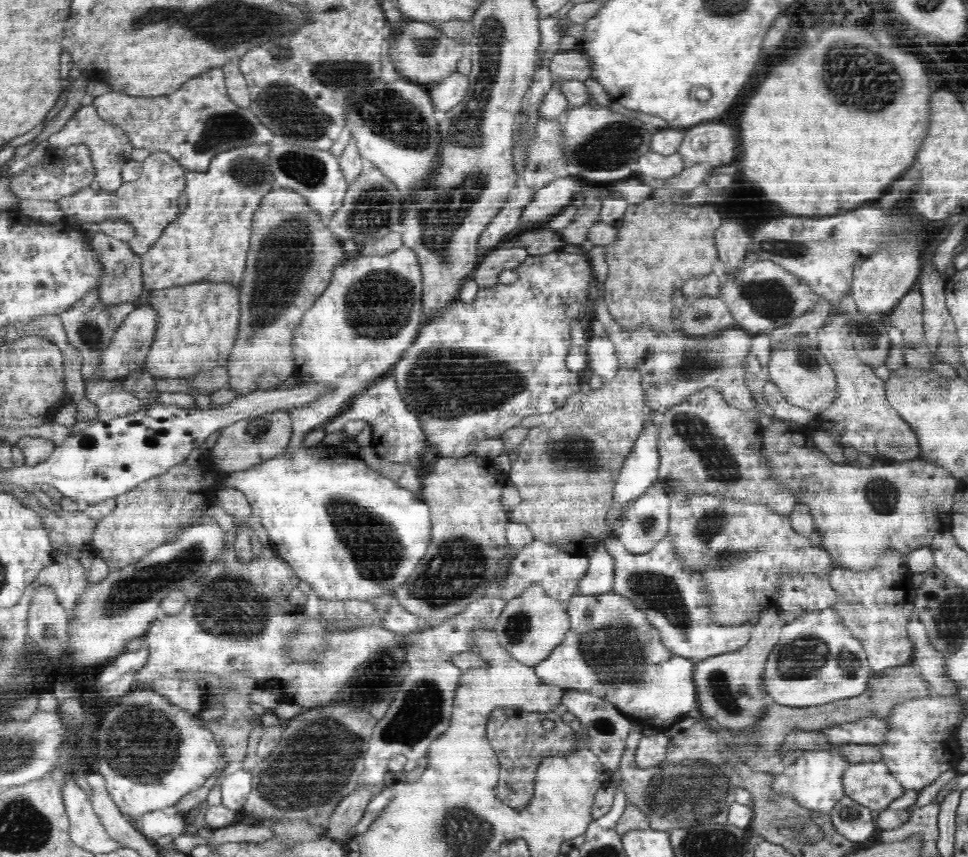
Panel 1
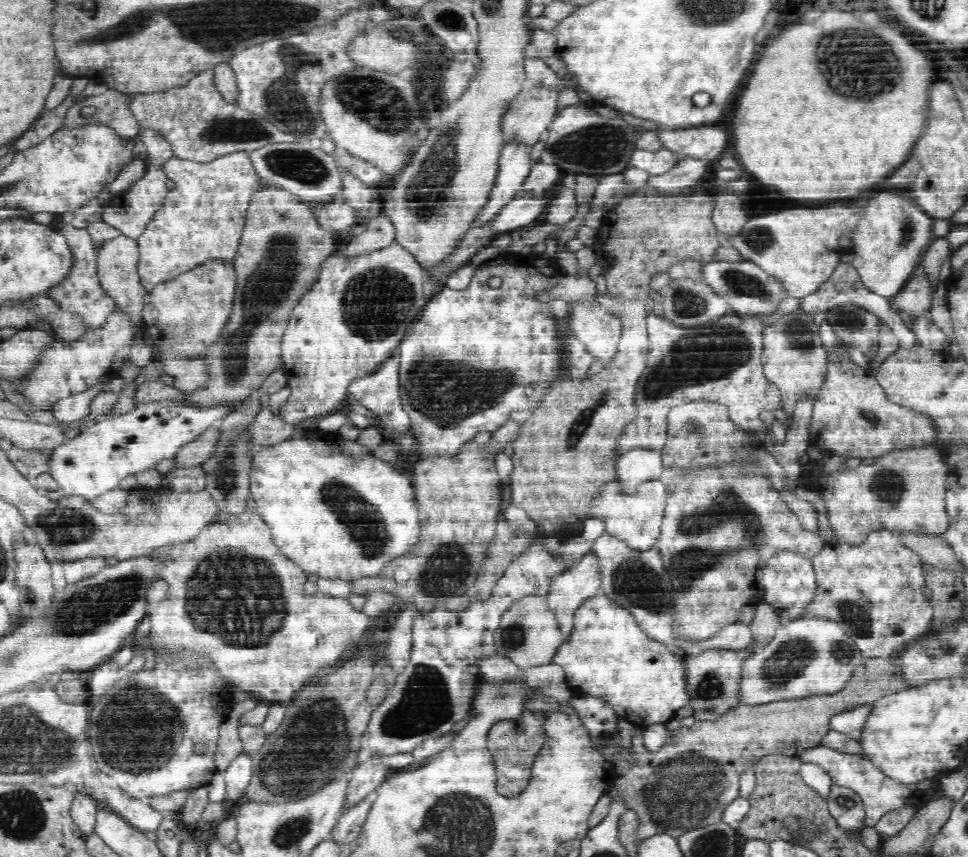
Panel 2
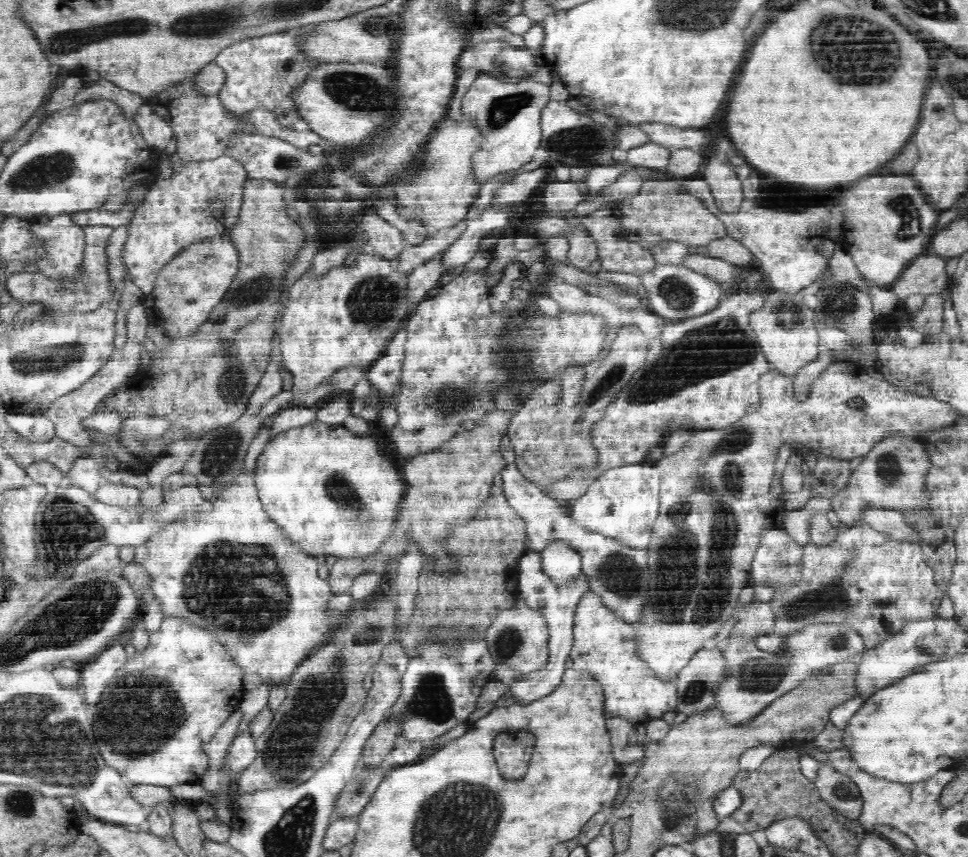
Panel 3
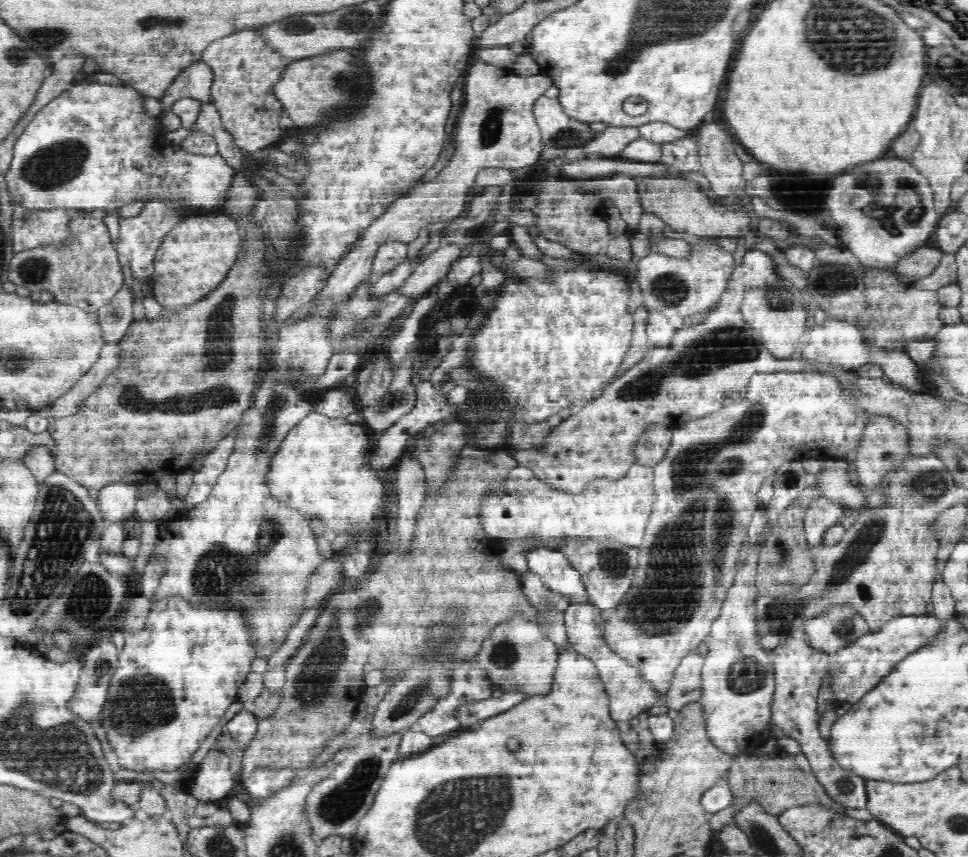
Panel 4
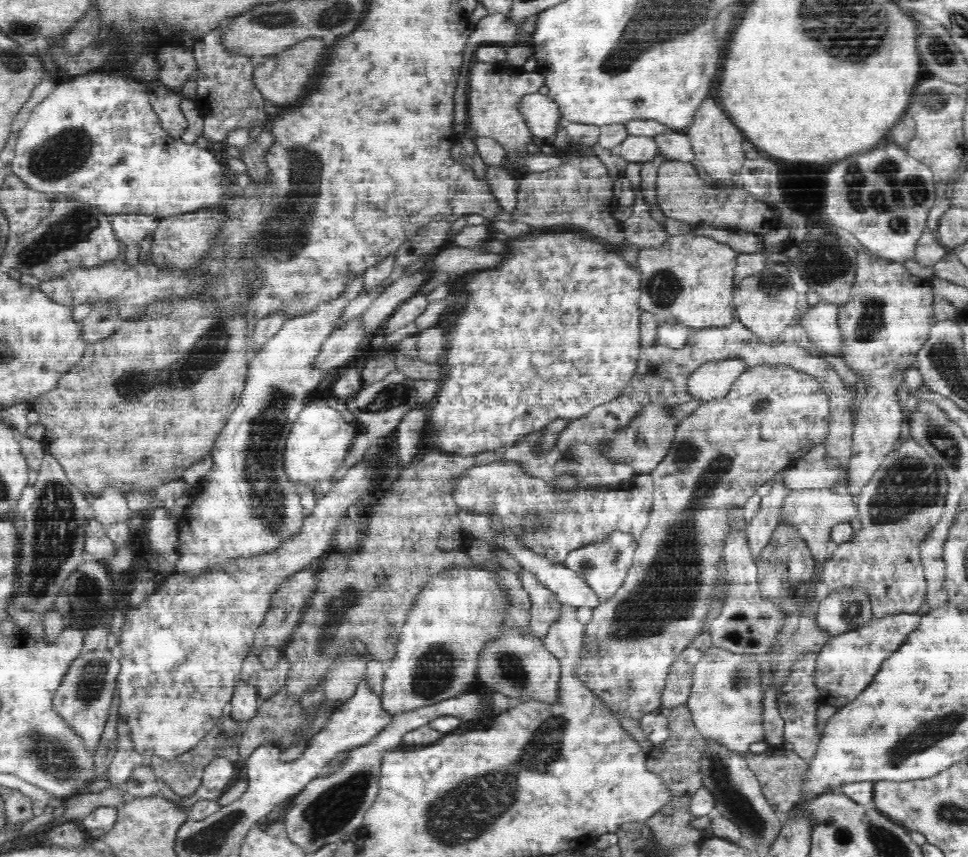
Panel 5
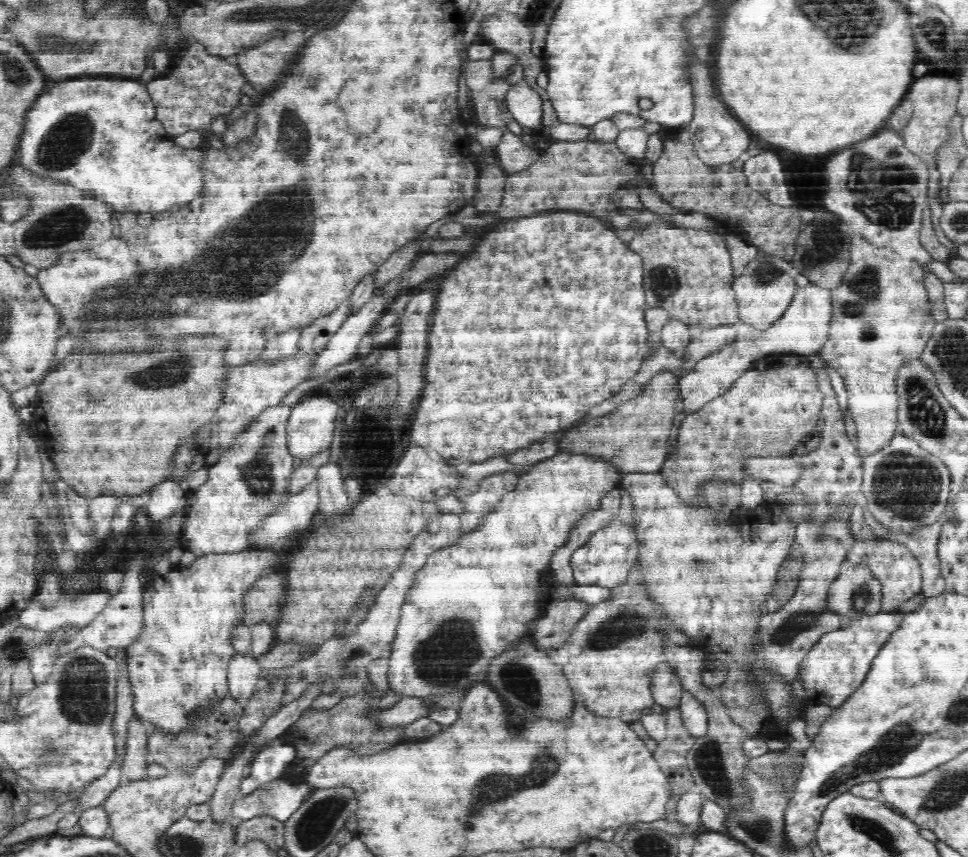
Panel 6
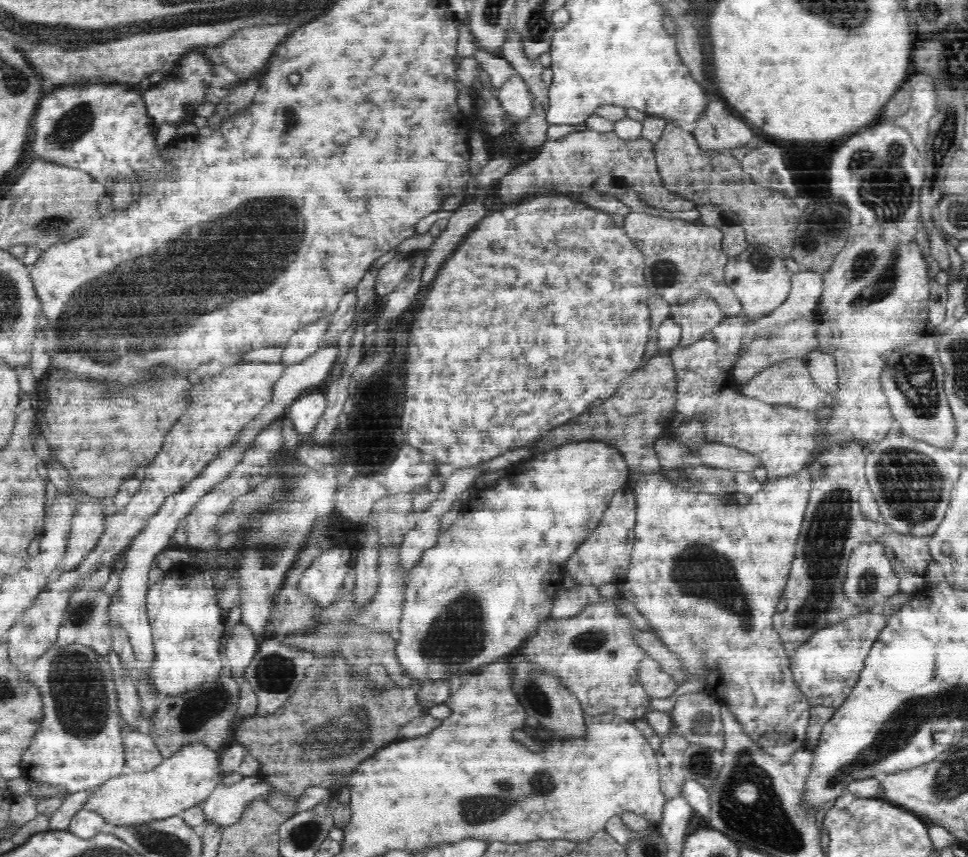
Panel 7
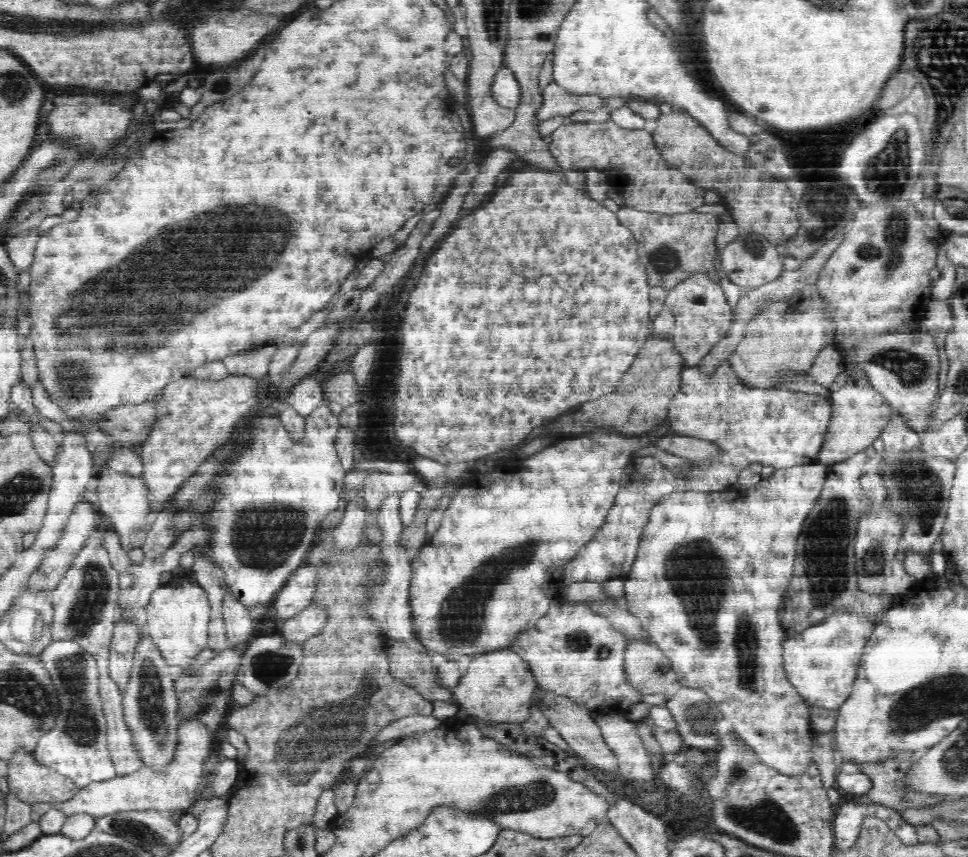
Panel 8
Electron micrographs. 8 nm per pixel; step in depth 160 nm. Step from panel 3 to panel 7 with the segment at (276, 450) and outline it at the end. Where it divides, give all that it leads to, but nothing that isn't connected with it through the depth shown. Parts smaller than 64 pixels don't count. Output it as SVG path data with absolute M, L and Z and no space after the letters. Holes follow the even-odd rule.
M311 389L290 404L287 412L291 414L293 426L299 434L308 436L312 434L318 418L322 416L322 412L326 408L326 403L324 392Z

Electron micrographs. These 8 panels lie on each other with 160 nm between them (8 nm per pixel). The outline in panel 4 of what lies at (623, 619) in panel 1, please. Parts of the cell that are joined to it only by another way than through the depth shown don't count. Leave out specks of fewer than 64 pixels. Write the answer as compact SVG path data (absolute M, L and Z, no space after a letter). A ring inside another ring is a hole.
M592 603L588 604L568 604L565 605L565 625L567 632L567 640L574 645L574 648L578 653L586 656L589 660L594 662L595 668L597 669L597 674L599 676L599 680L603 683L605 687L606 694L609 697L609 707L611 710L611 716L614 721L628 721L632 718L641 714L641 712L648 711L652 706L663 703L664 699L656 702L657 697L654 692L652 692L652 688L650 684L646 683L638 674L637 669L629 666L623 658L617 656L604 639L600 637L600 627L598 624L602 622L601 610L596 609L596 605L592 605Z

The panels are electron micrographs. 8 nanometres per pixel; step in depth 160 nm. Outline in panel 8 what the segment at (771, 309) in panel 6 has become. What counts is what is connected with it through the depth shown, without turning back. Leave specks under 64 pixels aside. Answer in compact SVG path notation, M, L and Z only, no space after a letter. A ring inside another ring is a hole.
M751 231L726 244L720 257L720 266L729 280L746 290L772 282L784 269L776 246L762 234Z

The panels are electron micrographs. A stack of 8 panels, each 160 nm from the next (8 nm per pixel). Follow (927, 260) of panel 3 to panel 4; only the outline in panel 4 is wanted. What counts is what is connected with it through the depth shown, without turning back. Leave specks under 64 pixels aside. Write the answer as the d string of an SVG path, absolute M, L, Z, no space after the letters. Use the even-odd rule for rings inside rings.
M930 242L907 257L901 258L893 267L893 271L910 283L914 283L918 279L928 276L938 266L943 254L944 251Z

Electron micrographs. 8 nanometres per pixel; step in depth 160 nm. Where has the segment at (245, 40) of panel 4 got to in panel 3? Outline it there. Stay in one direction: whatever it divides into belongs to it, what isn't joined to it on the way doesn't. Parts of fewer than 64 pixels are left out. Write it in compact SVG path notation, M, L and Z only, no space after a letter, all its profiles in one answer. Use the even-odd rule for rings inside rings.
M268 32L262 36L246 37L246 40L238 40L234 44L228 44L222 48L212 62L224 70L224 82L216 96L220 99L222 110L232 115L236 122L242 122L241 130L252 135L254 124L246 122L250 111L264 107L276 114L277 121L282 126L296 130L309 130L306 122L300 118L292 99L288 94L292 92L294 84L300 84L310 72L312 65L318 62L308 59L300 53L300 49L294 43L294 37L285 32Z

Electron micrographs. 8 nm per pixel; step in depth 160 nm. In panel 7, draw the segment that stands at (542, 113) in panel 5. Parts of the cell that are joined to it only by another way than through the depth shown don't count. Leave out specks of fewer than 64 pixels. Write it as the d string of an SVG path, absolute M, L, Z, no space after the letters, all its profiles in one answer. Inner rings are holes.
M511 74L497 90L497 94L503 109L515 121L526 118L528 112L532 112L533 98L530 96L525 80L520 75Z

